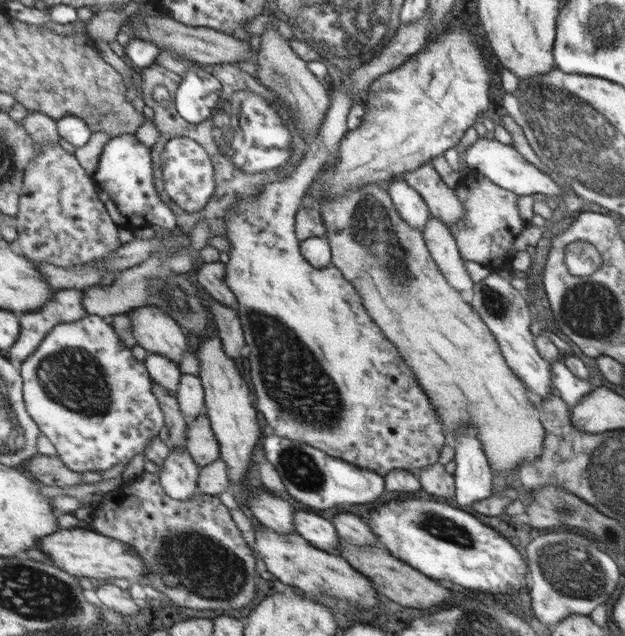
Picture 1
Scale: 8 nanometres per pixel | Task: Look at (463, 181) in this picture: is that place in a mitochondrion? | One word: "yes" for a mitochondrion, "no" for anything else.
no

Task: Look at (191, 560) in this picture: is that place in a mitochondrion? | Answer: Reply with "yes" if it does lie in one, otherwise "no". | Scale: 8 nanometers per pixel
yes

